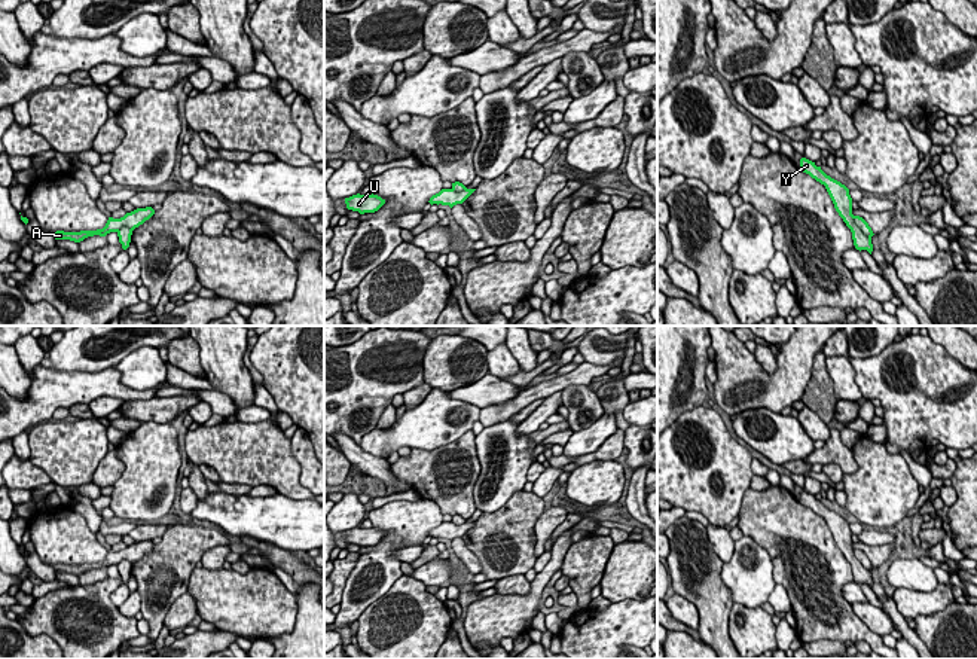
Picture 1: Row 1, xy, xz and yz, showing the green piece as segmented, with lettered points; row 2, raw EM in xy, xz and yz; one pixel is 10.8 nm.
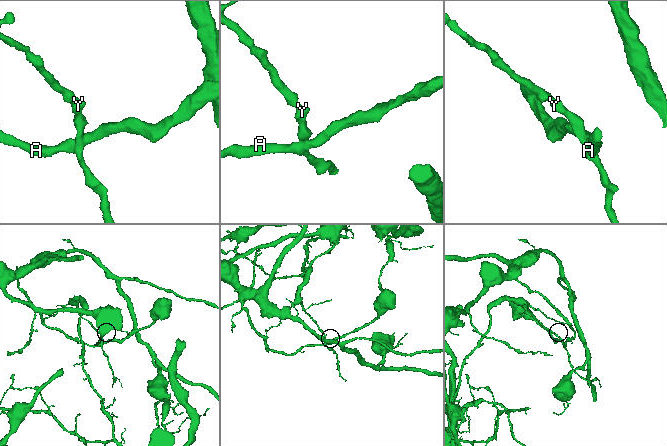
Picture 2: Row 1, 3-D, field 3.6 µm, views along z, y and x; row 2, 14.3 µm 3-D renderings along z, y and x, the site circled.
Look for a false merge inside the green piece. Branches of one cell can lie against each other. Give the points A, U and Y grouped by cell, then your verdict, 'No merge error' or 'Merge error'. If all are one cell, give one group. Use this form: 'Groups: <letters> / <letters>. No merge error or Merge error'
Groups: A U Y. No merge error

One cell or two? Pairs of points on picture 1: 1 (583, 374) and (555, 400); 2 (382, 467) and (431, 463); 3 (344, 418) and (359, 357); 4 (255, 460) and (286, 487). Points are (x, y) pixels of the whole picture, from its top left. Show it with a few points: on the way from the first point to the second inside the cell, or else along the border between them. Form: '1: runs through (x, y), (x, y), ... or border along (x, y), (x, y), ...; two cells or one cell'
1: border along (561, 390), (545, 399); two cells
2: border along (390, 464), (394, 475), (412, 488); two cells
3: runs through (344, 403), (344, 393), (359, 378), (359, 372); one cell
4: runs through (262, 463), (278, 479); one cell

